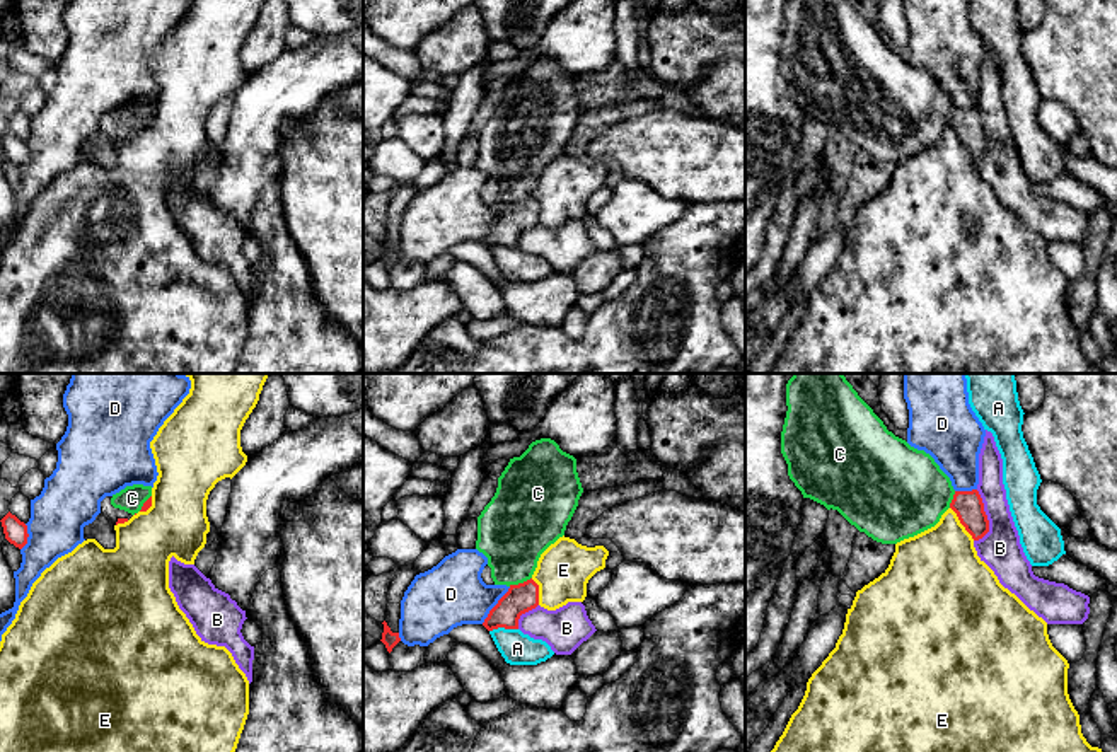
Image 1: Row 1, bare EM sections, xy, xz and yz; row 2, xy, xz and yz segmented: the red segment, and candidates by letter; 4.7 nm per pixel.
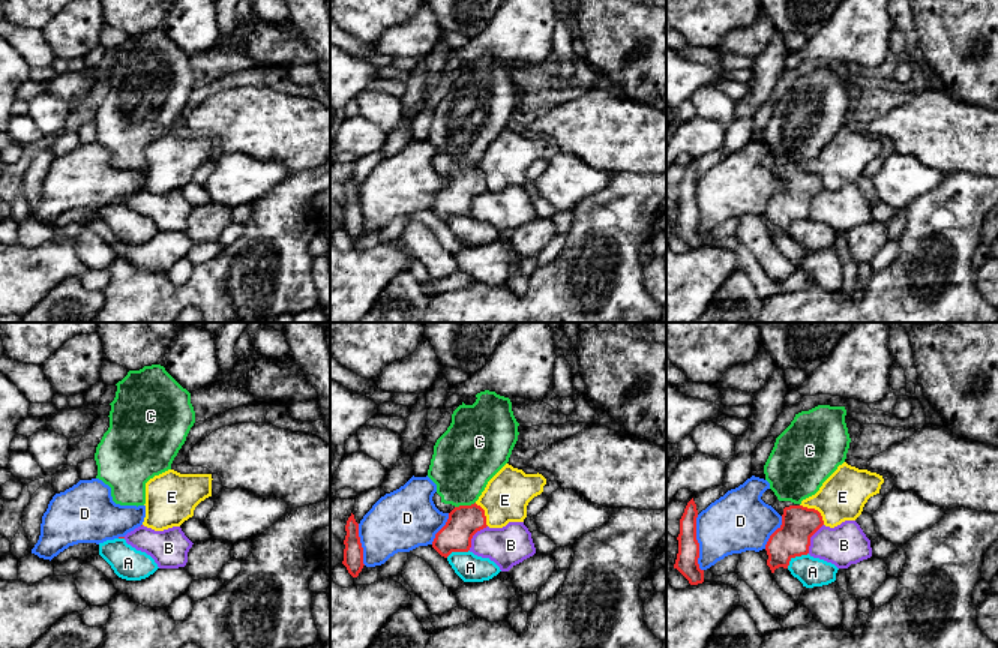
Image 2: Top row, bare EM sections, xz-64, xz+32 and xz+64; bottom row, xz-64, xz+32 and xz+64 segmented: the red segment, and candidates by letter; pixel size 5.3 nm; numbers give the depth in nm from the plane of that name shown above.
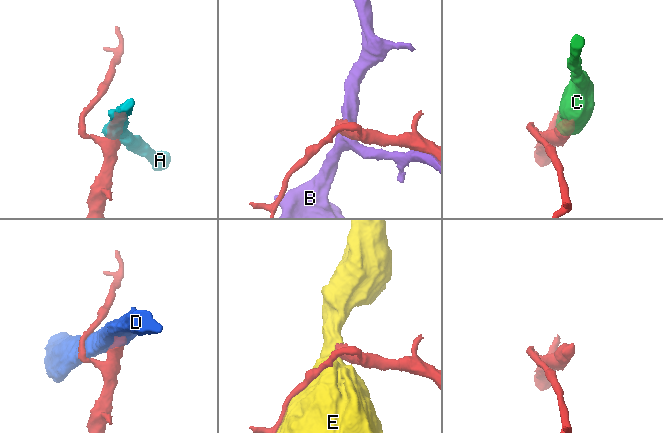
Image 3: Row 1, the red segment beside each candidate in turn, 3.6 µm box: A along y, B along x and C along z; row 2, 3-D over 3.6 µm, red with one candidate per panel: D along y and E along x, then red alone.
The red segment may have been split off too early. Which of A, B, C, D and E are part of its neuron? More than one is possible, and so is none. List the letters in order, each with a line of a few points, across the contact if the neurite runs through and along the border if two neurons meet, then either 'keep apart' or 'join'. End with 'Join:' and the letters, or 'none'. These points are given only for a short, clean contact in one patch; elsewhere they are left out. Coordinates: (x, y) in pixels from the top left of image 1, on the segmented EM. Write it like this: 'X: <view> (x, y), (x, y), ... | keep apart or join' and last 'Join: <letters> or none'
A: xz (517, 628), (493, 628), (490, 631) | keep apart
B: keep apart
C: xz (519, 599), (519, 584), (514, 568), (514, 531) | join
D: keep apart
E: keep apart
Join: C

